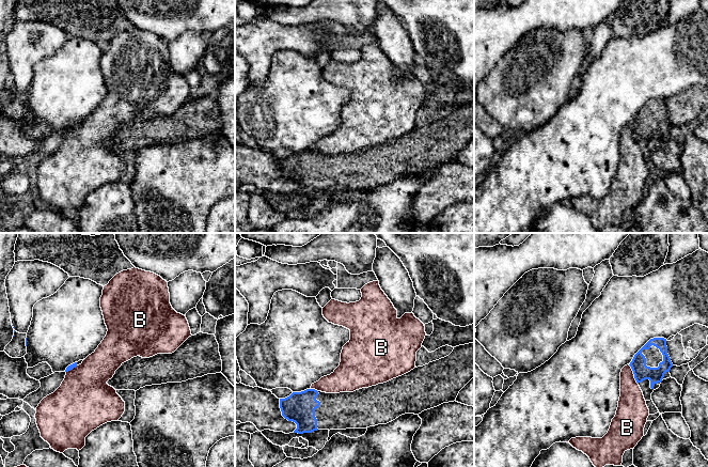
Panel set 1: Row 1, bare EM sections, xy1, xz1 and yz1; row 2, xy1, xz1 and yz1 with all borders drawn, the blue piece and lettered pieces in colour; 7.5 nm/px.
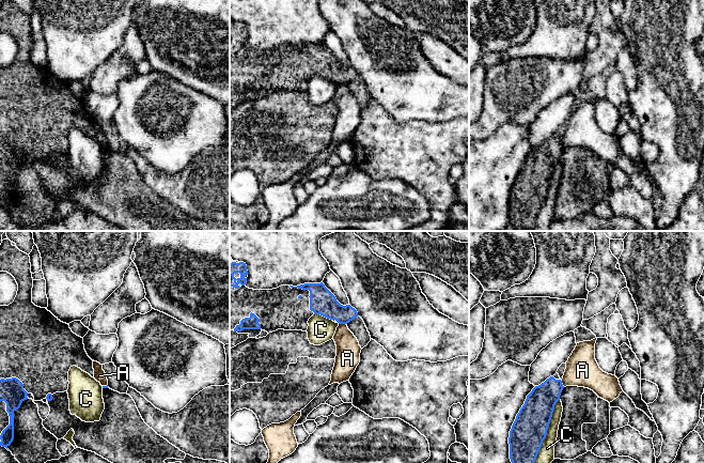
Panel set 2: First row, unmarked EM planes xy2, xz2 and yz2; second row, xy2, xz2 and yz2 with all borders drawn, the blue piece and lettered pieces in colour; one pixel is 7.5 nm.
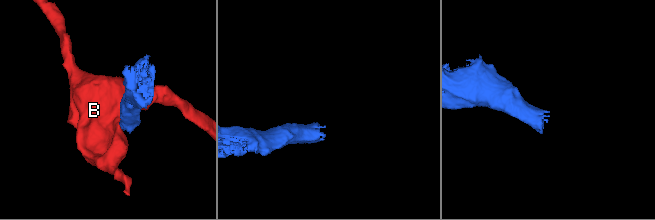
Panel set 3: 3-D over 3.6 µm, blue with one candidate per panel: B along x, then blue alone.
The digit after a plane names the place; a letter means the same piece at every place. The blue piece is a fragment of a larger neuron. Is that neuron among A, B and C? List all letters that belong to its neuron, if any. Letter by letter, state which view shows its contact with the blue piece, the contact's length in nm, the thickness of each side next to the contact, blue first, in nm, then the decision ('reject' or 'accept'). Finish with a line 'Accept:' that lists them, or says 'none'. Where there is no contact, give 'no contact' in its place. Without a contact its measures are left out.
A: contact in xz2; length 60 nm; calibres 190 and 180 nm; reject
B: contact in yz1; length 170 nm; calibres 120 and 220 nm; reject
C: contact in yz2; length 500 nm; calibres 260 and 130 nm; reject
Accept: none

